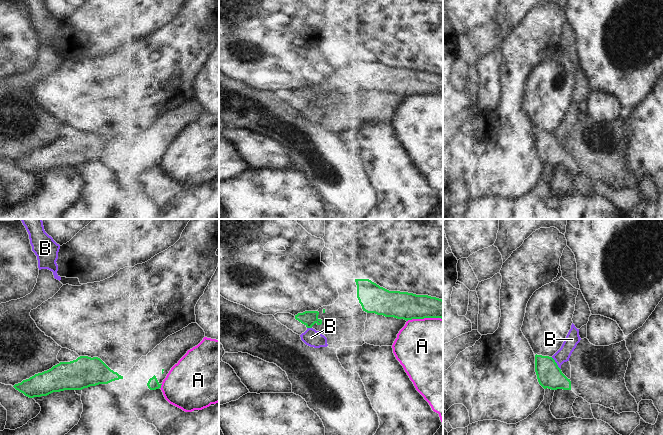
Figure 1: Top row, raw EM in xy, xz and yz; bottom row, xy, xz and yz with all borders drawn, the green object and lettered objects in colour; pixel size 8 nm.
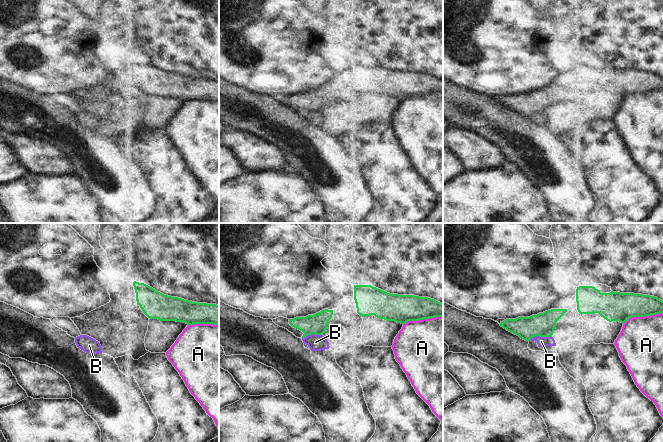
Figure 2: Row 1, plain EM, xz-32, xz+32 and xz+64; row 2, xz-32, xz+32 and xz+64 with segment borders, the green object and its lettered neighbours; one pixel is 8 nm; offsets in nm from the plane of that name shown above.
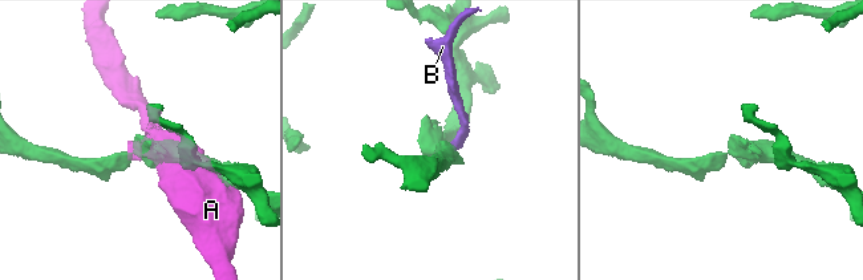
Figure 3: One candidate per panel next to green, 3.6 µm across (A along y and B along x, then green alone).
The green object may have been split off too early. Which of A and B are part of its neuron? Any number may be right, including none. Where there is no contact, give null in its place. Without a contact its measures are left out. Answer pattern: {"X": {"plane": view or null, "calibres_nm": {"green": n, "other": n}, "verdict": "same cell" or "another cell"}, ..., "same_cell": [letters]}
{"A": {"plane": "xz", "calibres_nm": {"green": 220, "other": 480}, "verdict": "another cell"}, "B": {"plane": "yz", "calibres_nm": {"green": 200, "other": 110}, "verdict": "another cell"}, "same_cell": []}

